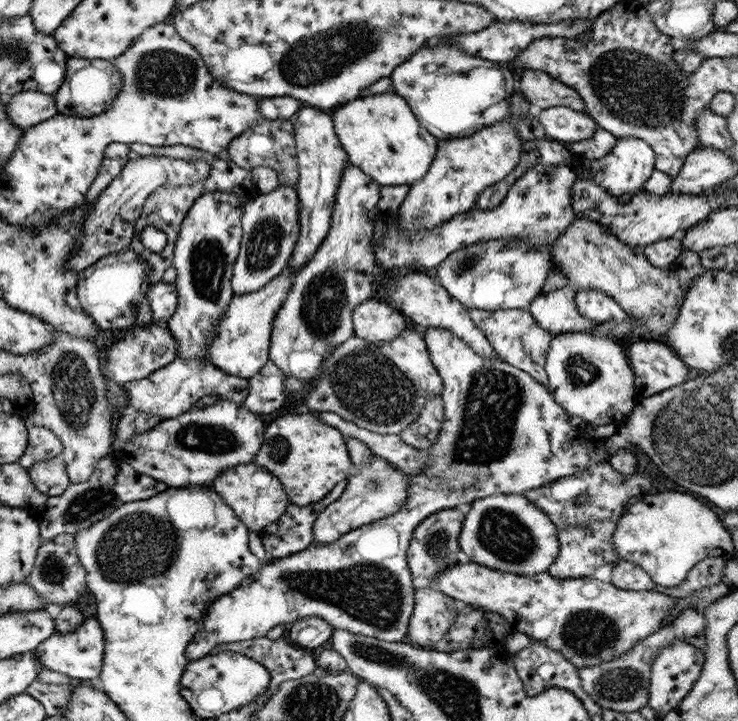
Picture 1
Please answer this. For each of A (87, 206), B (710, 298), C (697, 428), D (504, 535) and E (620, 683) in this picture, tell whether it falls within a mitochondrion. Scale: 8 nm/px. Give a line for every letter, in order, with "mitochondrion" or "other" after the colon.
A: other
B: other
C: mitochondrion
D: mitochondrion
E: mitochondrion

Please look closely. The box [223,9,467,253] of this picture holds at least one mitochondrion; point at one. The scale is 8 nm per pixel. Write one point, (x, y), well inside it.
(322, 56)

